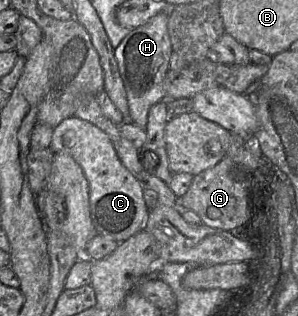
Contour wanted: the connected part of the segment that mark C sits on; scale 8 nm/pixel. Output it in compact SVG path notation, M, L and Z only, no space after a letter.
M75 116L53 129L50 149L70 155L82 168L89 183L89 206L96 234L119 243L145 229L149 211L139 181L122 164L109 136L94 124Z

